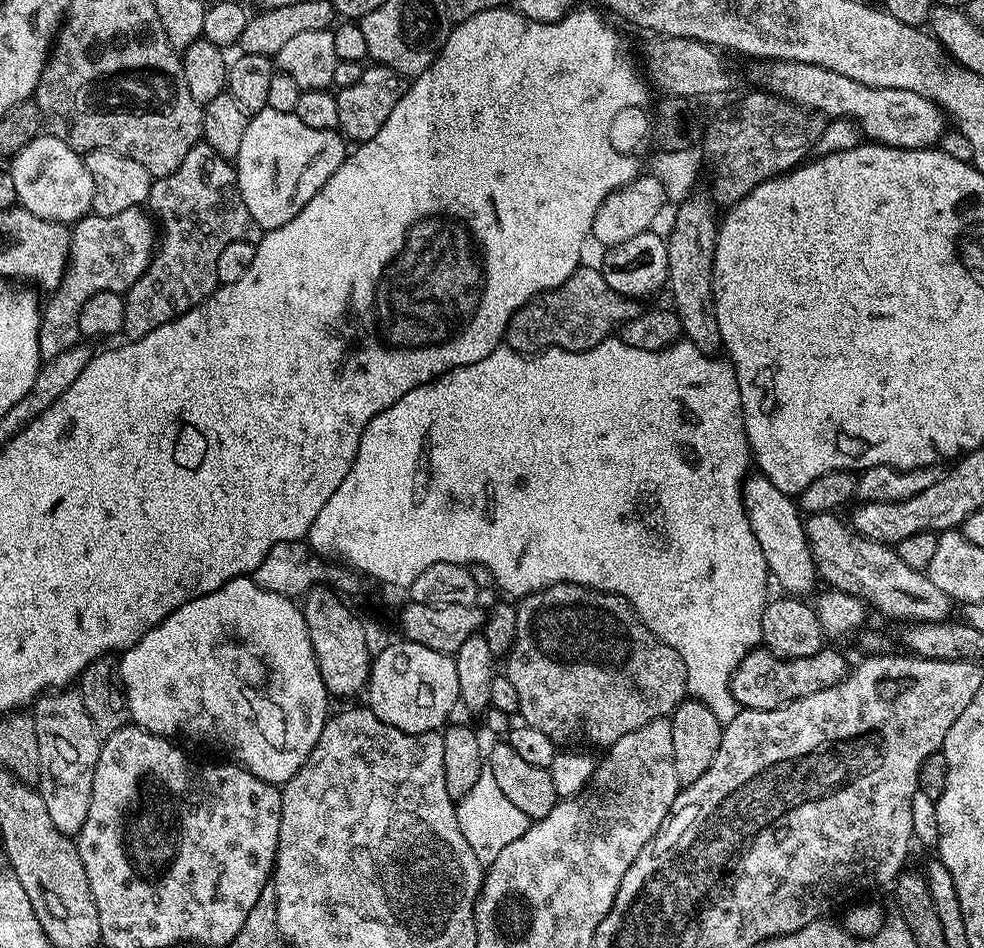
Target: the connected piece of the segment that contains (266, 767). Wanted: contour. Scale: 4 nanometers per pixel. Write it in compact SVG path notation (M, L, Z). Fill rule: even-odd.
M248 576L234 578L218 586L218 590L210 594L186 602L186 606L178 606L178 610L171 612L162 623L154 626L135 646L123 653L118 663L120 680L124 684L124 698L128 701L128 715L135 727L144 728L155 736L179 738L181 741L193 740L194 743L205 744L208 748L221 748L228 755L225 757L231 758L240 767L267 784L283 786L290 778L294 778L294 774L298 774L298 770L314 750L330 715L330 709L328 709L330 693L328 687L322 682L322 674L314 658L314 646L310 646L310 634L306 630L301 605L295 599L264 590Z

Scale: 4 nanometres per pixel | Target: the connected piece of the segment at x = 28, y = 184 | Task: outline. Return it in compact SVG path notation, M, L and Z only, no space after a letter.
M47 134L36 136L34 142L30 142L30 146L22 146L18 155L11 157L10 167L19 207L30 210L30 214L72 226L76 221L92 212L94 180L90 178L90 170L86 170L84 156L76 149L66 146L66 142L62 142L62 138L54 138Z

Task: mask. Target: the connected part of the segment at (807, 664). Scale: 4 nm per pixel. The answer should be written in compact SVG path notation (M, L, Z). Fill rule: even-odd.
M757 646L742 658L742 662L732 675L732 693L741 709L774 710L783 704L794 702L798 698L806 698L806 694L818 694L818 690L826 690L830 686L838 686L847 678L850 663L840 652L835 652L831 646L818 650L810 658L794 658L783 660L767 648Z

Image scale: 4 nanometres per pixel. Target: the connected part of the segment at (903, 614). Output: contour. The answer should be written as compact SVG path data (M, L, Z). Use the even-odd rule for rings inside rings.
M827 512L808 516L804 522L808 545L816 563L819 579L823 583L825 580L829 589L845 592L848 596L857 596L869 609L877 608L882 615L889 616L892 620L900 620L899 622L938 622L947 620L953 615L951 613L954 608L953 600L946 594L942 594L942 590L938 590L934 582L930 582L927 571L919 572L906 566L906 562L898 558L893 545L874 542L870 538L859 536L845 521L843 524L840 518L837 513Z

